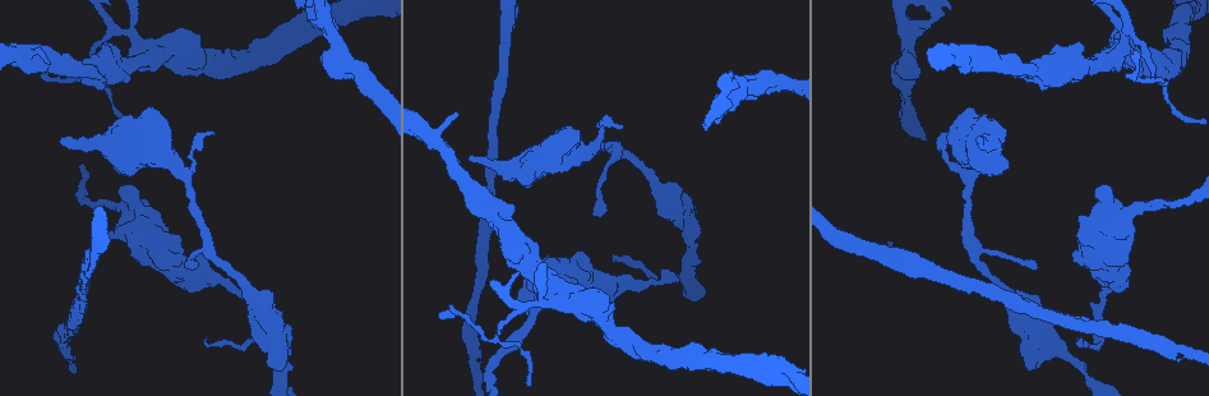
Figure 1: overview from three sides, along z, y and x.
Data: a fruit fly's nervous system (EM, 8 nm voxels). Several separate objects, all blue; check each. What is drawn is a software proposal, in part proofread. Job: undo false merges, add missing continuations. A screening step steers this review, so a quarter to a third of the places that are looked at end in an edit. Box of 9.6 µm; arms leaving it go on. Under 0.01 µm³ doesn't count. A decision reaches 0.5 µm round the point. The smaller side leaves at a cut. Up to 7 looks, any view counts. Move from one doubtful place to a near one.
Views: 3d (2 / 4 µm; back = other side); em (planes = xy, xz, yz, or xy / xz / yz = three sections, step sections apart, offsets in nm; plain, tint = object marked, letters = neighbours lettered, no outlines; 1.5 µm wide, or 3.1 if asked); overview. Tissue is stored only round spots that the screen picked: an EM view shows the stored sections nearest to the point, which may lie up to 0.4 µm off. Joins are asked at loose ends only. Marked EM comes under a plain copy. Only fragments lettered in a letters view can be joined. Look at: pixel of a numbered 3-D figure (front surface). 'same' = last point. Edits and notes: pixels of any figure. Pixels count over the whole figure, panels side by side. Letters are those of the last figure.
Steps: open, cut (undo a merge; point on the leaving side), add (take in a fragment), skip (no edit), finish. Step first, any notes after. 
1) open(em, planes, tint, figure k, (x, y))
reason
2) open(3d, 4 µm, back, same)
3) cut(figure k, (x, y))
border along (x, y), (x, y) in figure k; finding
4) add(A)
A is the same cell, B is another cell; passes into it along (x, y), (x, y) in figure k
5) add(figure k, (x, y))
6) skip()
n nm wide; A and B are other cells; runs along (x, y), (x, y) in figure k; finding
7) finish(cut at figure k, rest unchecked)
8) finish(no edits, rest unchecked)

open(em, planes, tint, figure 1, (1082, 337))
free end

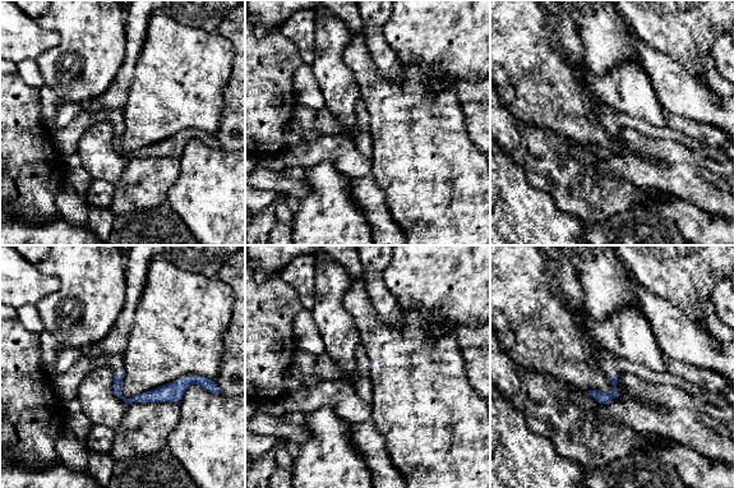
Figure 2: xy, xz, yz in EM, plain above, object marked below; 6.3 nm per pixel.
open(em, planes, letters, same)

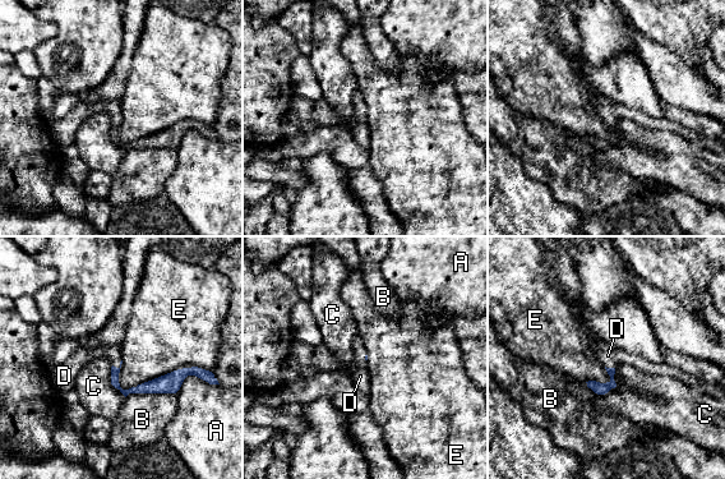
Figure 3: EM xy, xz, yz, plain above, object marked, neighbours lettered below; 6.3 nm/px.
add(D)
D is the same cell, A, B, C and E are other cells; it goes on there

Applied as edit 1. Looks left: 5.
open(overview)
see it whole again

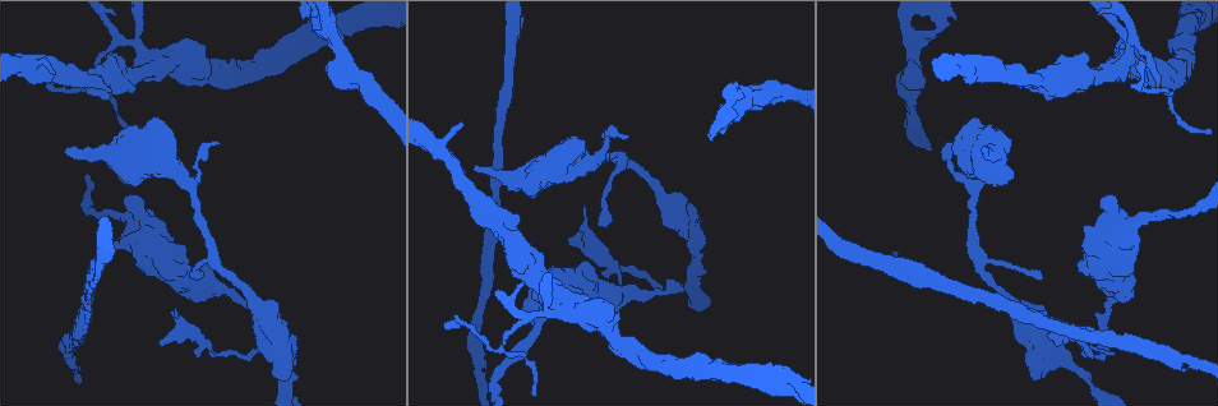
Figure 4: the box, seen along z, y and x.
open(3d, 4 µm, figure 4, (512, 177))
sudden change in width

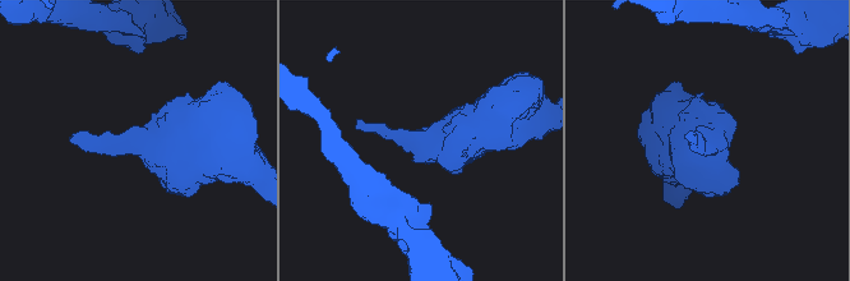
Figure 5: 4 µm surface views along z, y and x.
open(em, yz, step 4, letters, figure 5, (419, 138))
shape alone is not enough

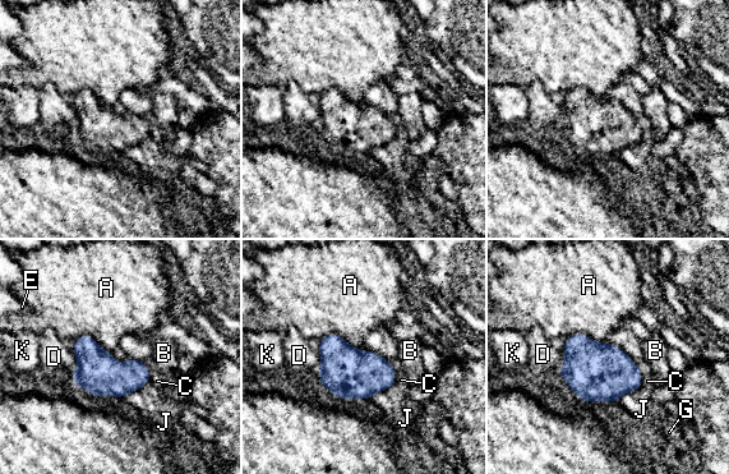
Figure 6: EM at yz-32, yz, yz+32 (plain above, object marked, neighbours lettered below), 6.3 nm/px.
open(em, planes, letters, same)
another direction

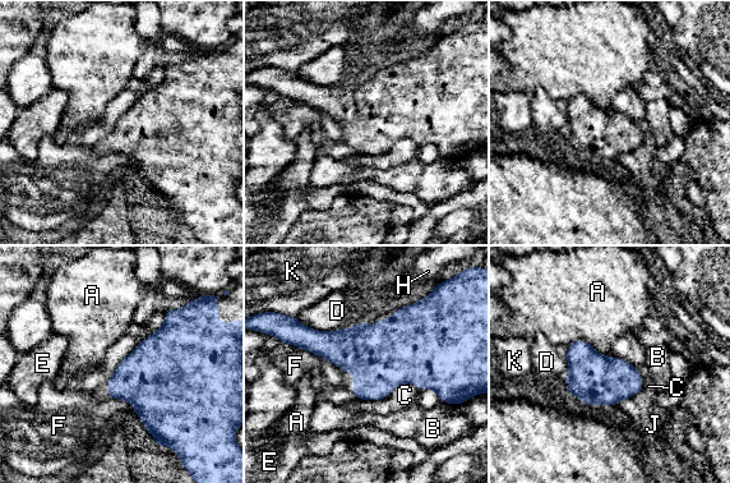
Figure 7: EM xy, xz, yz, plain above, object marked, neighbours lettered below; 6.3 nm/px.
skip()
A, B, C, D, E, F, H, J and K are other cells; border along (567, 345), (586, 340), (609, 355) in figure 7; all the same neuron

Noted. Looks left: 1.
open(em, planes, letters, figure 4, (528, 317))
looks like a crossing

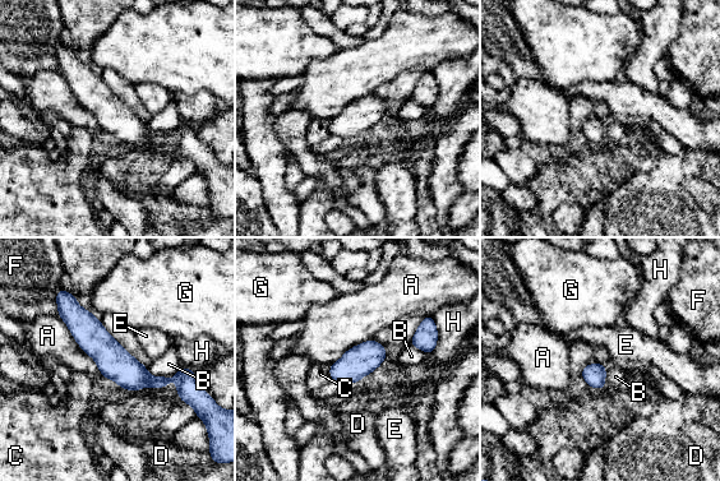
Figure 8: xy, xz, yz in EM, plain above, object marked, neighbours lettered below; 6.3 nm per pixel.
skip()
A, B, C, D, E, F, G and H are other cells; border along (56, 314), (104, 378) in figure 8; one neuron here

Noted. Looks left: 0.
finish(add at figure 3, rest unchecked)

